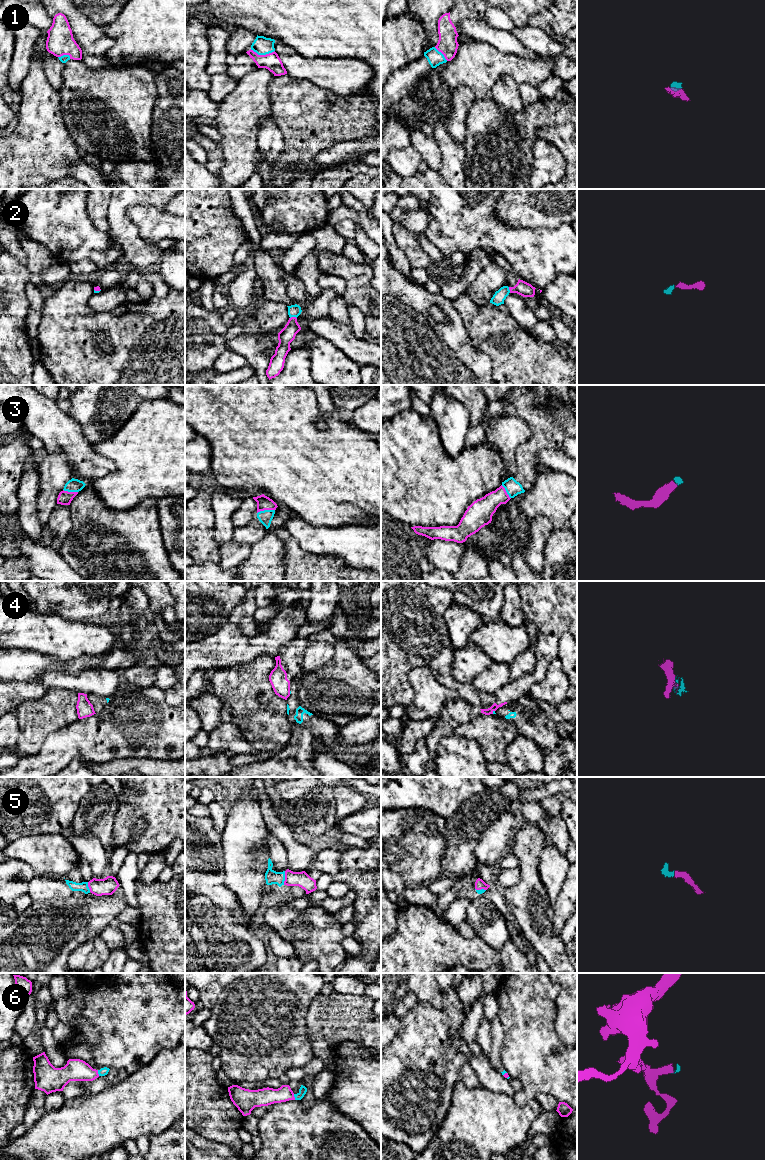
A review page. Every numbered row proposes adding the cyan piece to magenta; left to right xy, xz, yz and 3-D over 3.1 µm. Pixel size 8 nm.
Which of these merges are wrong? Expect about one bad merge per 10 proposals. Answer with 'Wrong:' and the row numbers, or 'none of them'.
Wrong: 4

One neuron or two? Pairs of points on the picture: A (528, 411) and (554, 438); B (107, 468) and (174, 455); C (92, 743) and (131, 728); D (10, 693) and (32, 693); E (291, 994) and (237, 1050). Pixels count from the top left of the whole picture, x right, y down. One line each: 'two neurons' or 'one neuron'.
A: one neuron
B: two neurons
C: one neuron
D: one neuron
E: one neuron

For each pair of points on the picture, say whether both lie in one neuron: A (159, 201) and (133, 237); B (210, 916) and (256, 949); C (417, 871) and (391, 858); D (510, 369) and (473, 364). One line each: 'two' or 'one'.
A: one
B: one
C: one
D: two

